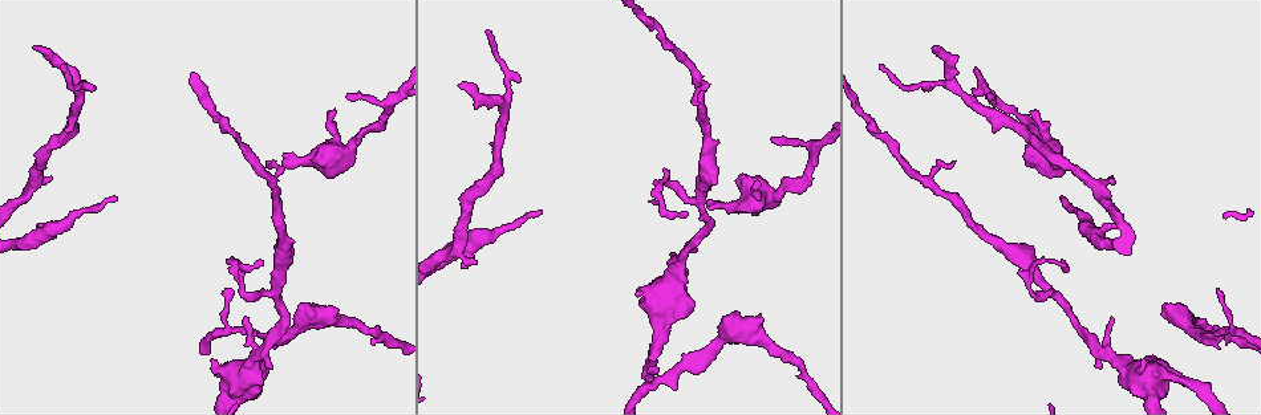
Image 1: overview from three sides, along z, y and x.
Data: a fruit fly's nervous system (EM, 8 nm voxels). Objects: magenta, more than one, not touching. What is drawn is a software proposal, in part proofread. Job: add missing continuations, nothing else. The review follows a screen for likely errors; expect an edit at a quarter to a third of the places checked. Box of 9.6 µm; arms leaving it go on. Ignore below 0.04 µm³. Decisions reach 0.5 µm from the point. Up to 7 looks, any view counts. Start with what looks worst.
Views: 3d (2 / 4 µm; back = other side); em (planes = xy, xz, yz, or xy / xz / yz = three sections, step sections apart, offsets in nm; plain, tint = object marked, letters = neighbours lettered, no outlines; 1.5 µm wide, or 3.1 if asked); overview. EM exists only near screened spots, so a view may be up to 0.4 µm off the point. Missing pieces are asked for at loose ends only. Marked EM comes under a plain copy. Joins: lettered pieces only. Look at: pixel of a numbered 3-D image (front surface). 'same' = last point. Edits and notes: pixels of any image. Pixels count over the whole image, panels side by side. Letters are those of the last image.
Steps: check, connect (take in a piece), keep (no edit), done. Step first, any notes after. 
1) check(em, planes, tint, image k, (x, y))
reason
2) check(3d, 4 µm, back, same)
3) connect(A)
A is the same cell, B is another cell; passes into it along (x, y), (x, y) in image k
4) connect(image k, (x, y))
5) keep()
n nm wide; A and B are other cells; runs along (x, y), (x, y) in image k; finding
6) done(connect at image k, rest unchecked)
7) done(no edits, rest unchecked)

check(em, planes, letters, image 1, (346, 97))
tapers out

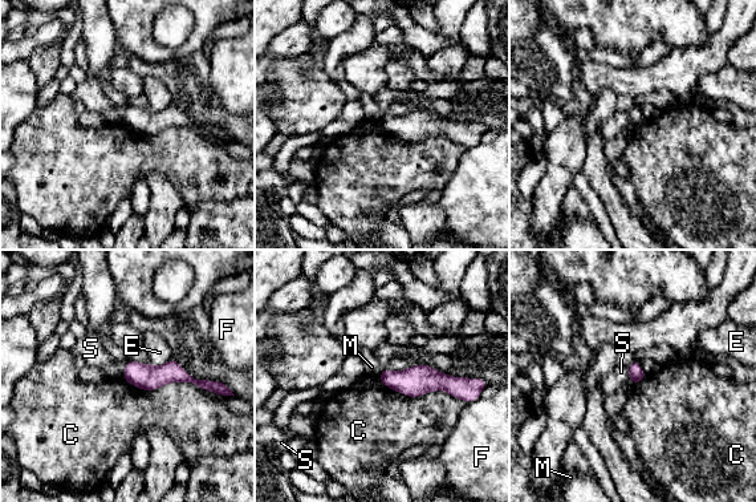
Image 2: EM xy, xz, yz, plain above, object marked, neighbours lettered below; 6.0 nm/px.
keep()
90 nm wide; C, E, F, M and S are other cells; border along (378, 376), (466, 403) in image 2; no lettered piece goes on from it

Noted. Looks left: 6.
check(em, xy, step 8, letters, image 1, (541, 210))
thin end

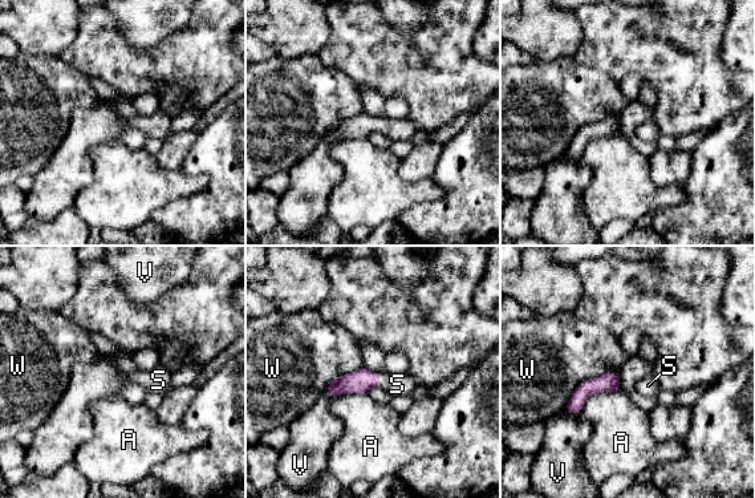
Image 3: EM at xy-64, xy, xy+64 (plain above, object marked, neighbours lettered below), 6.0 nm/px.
check(em, planes, letters, same)
cut it another way

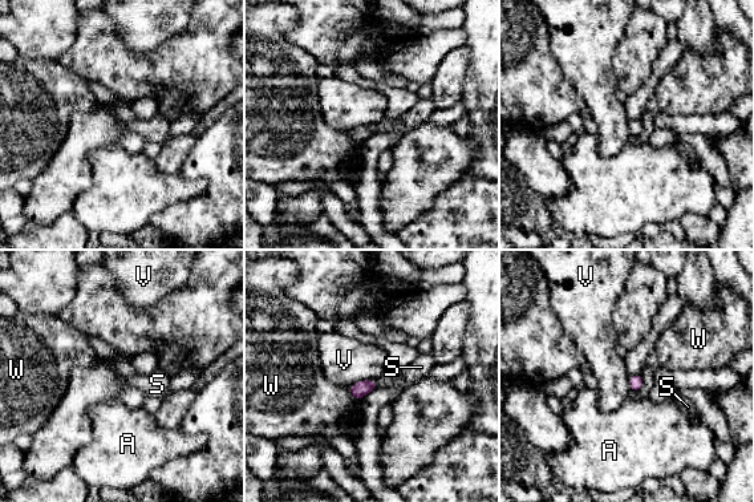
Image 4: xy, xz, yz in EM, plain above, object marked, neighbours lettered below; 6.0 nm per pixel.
connect(S)
80 nm wide; S is the same cell, A, V and W are other cells; it goes on there

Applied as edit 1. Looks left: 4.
check(overview)

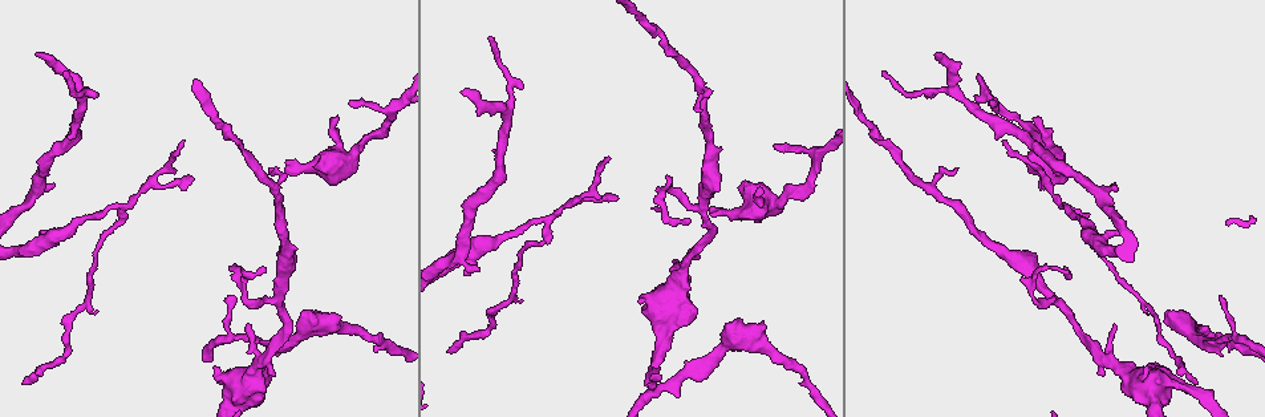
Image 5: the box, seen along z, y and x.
check(3d, 4 µm, image 5, (339, 319))
thick end

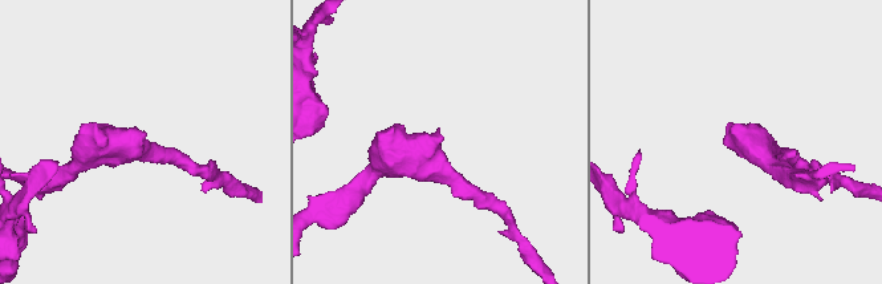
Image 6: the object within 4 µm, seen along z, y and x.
check(em, planes, tint, image 6, (143, 136))

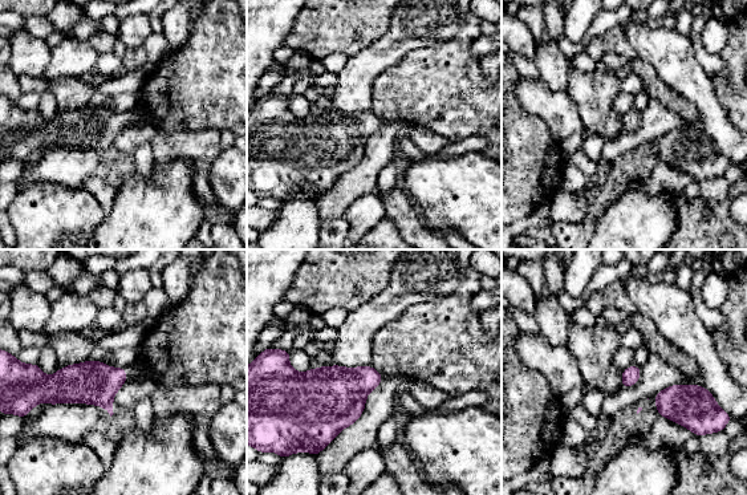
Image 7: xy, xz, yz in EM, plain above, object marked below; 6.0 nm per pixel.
check(em, planes, letters, same)
see the neighbours

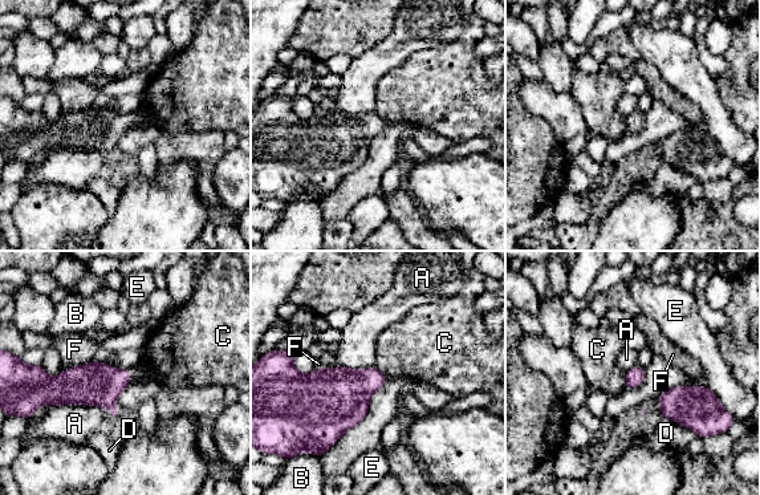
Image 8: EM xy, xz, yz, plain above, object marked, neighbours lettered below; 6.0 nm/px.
keep()
A touches over 380 nm; A, B, C, D, E and F are other cells; border along (626, 372), (624, 388) in image 8; none of them fits

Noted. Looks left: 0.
done(connect at image 4, rest unchecked)

